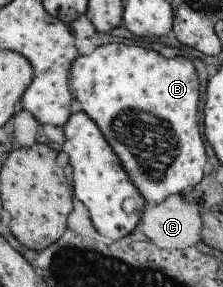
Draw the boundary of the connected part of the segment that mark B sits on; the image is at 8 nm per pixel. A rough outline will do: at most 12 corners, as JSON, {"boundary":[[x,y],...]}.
{"boundary":[[111,42],[72,94],[146,204],[203,180],[189,58]]}

